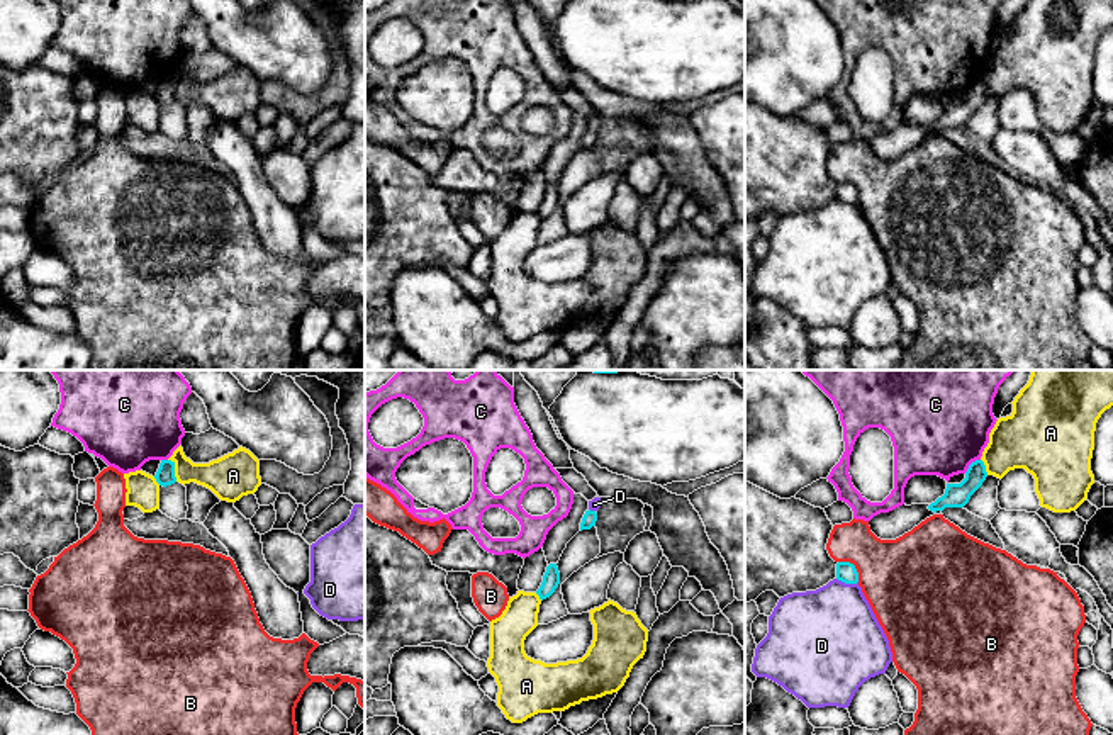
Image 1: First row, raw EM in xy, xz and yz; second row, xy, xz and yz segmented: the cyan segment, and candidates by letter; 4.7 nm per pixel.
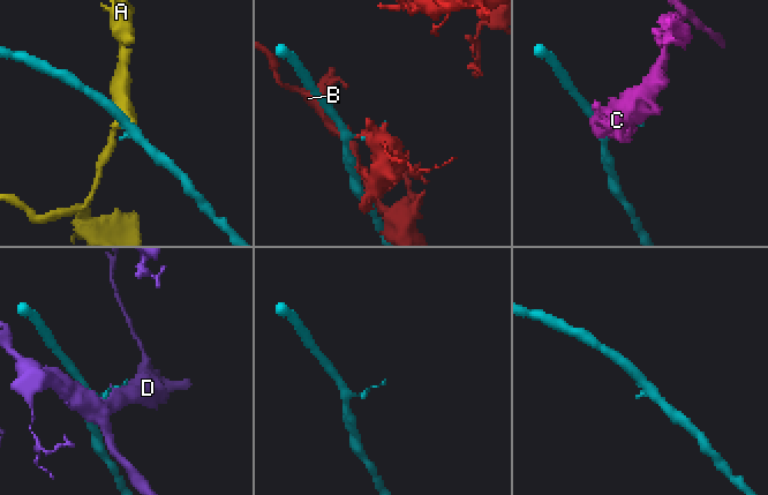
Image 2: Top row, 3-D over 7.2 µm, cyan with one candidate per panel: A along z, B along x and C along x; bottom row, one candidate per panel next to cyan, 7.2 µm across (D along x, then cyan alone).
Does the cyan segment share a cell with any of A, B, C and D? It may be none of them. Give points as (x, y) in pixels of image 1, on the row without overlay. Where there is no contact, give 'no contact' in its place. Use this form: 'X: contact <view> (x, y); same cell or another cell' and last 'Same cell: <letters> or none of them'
A: contact xy (173, 90); another cell
B: contact yz (854, 185); another cell
C: contact yz (971, 84); another cell
D: contact yz (847, 202); another cell
Same cell: none of them

